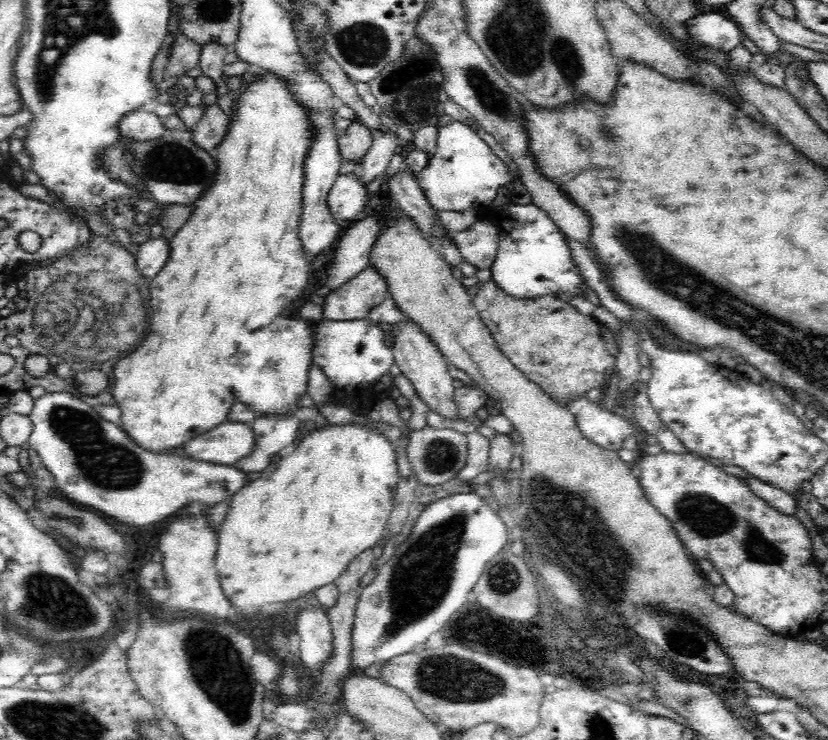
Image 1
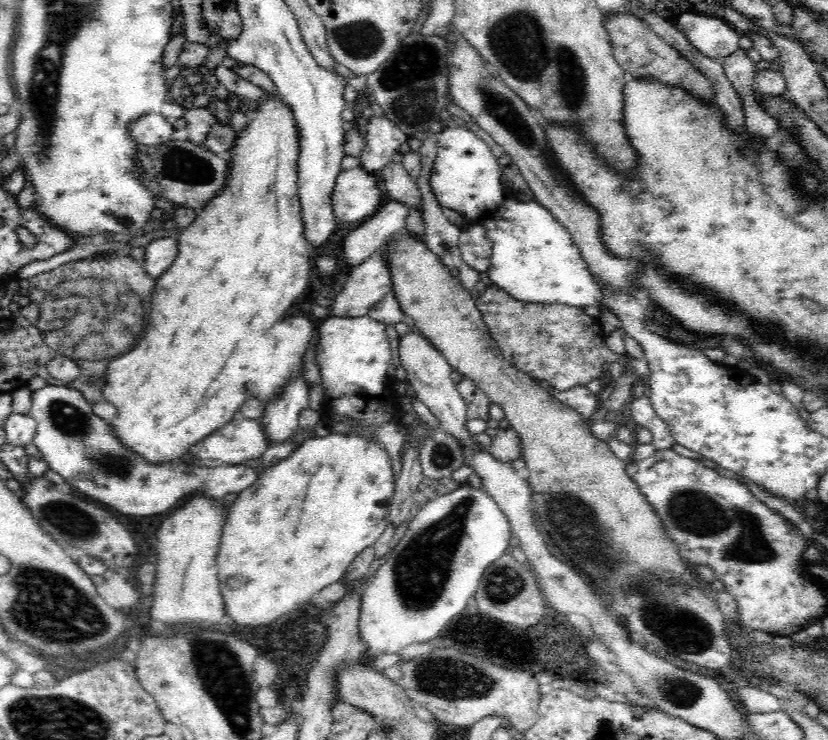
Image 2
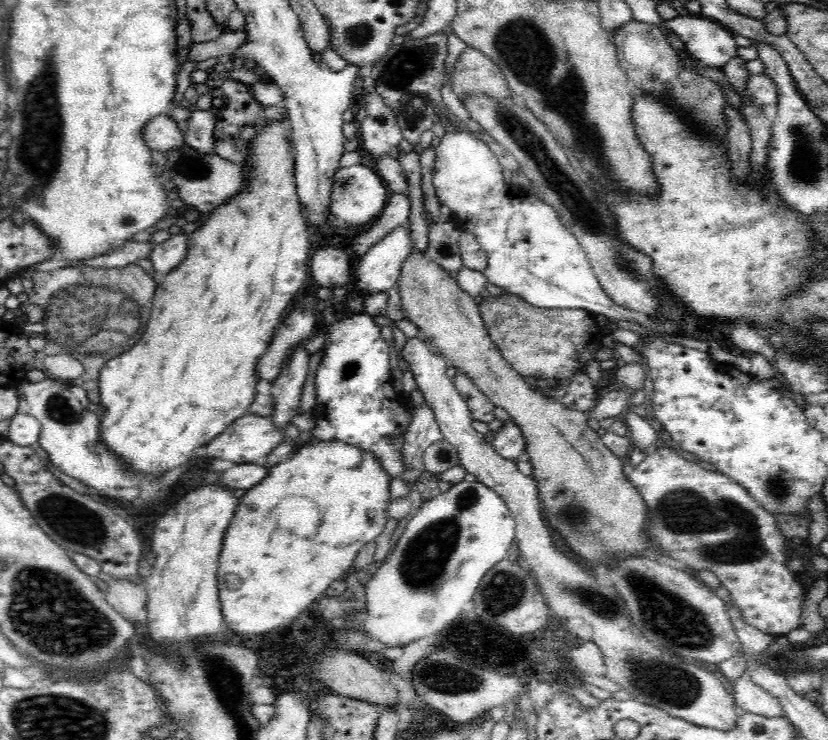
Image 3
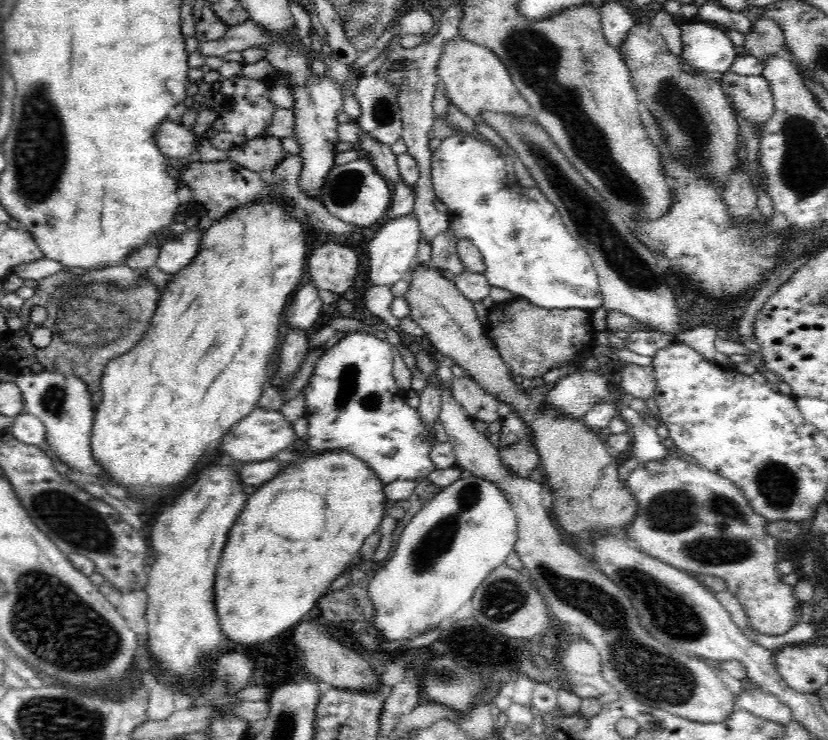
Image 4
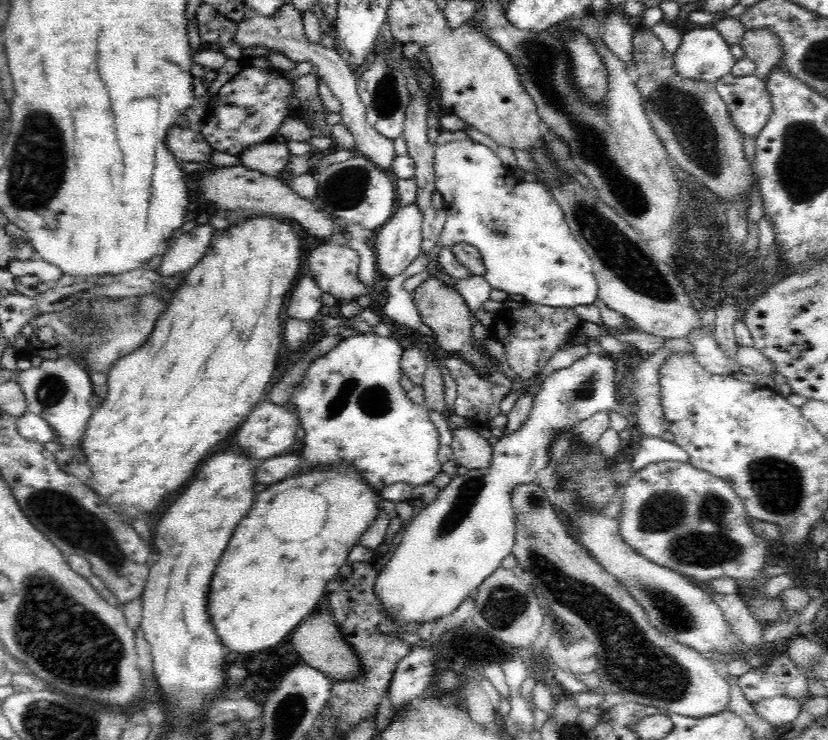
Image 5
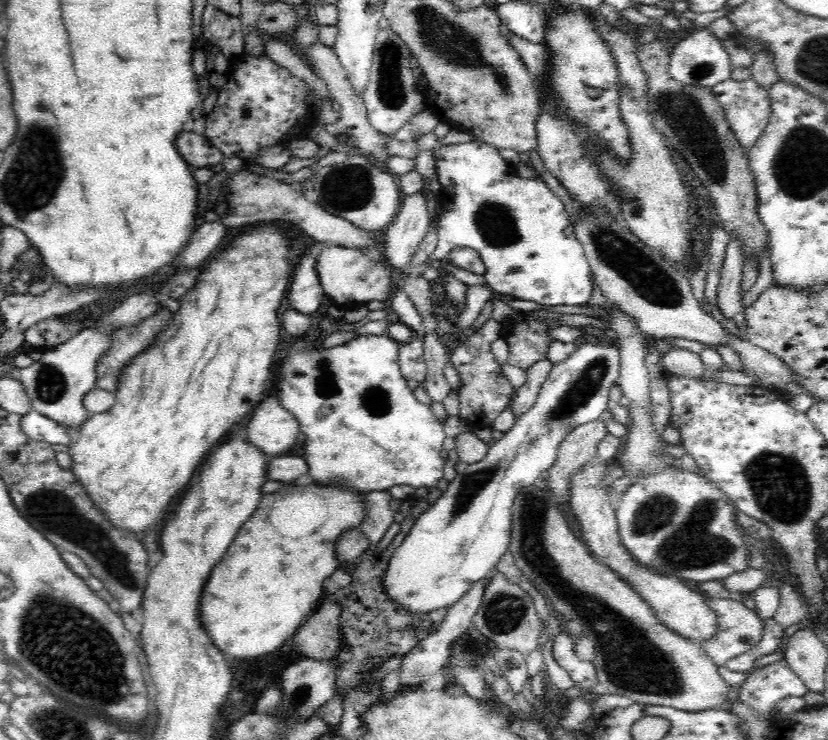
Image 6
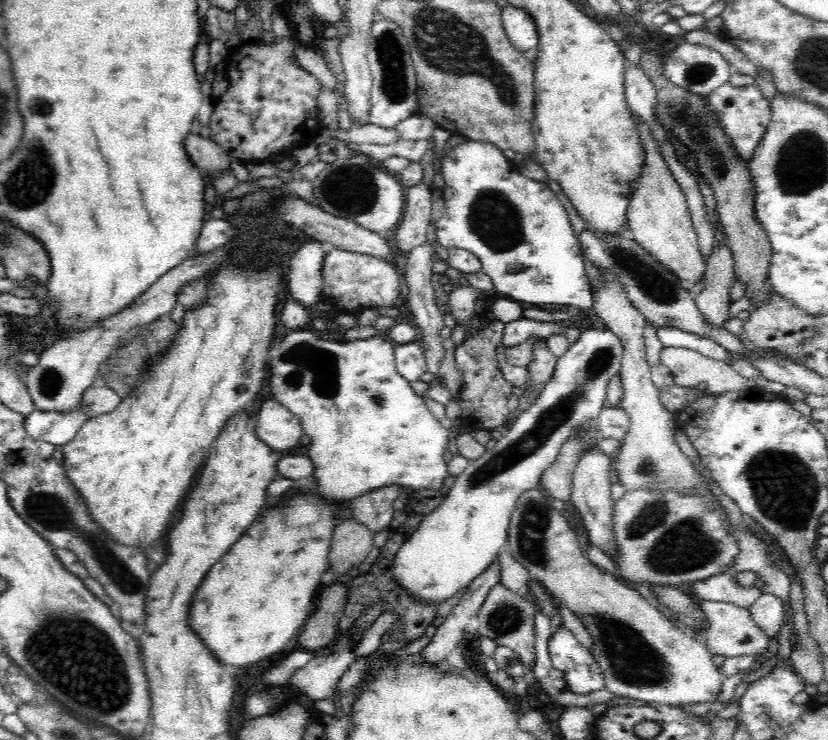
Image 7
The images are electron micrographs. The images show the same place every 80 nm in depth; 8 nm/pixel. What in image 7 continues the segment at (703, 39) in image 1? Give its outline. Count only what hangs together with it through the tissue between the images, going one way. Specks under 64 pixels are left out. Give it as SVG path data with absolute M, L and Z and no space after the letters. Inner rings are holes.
M685 41L664 58L663 69L664 76L672 84L706 97L729 82L733 71L720 52Z

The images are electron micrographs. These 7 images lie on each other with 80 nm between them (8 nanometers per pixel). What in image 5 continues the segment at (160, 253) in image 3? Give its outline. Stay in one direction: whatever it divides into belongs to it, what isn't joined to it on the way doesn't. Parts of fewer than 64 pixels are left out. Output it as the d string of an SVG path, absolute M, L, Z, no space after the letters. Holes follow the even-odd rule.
M212 224L191 226L173 243L169 252L162 257L157 268L162 276L175 276L192 270L204 259L212 245L217 229Z

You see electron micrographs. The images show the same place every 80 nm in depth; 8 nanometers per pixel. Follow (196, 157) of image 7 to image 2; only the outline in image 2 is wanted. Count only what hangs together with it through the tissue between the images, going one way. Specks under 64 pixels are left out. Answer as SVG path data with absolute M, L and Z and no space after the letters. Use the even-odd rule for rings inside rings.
M160 112L134 118L134 122L130 120L130 126L128 126L132 138L137 143L145 144L148 147L158 146L158 144L172 140L174 130L170 119L164 117Z

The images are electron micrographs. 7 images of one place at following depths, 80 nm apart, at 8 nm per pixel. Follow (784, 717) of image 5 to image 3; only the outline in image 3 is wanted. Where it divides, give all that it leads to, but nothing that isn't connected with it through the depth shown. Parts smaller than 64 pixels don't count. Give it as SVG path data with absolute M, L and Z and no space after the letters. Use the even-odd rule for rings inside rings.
M747 669L734 682L734 690L735 704L739 712L750 712L760 716L768 716L768 718L785 717L778 698L754 684Z

